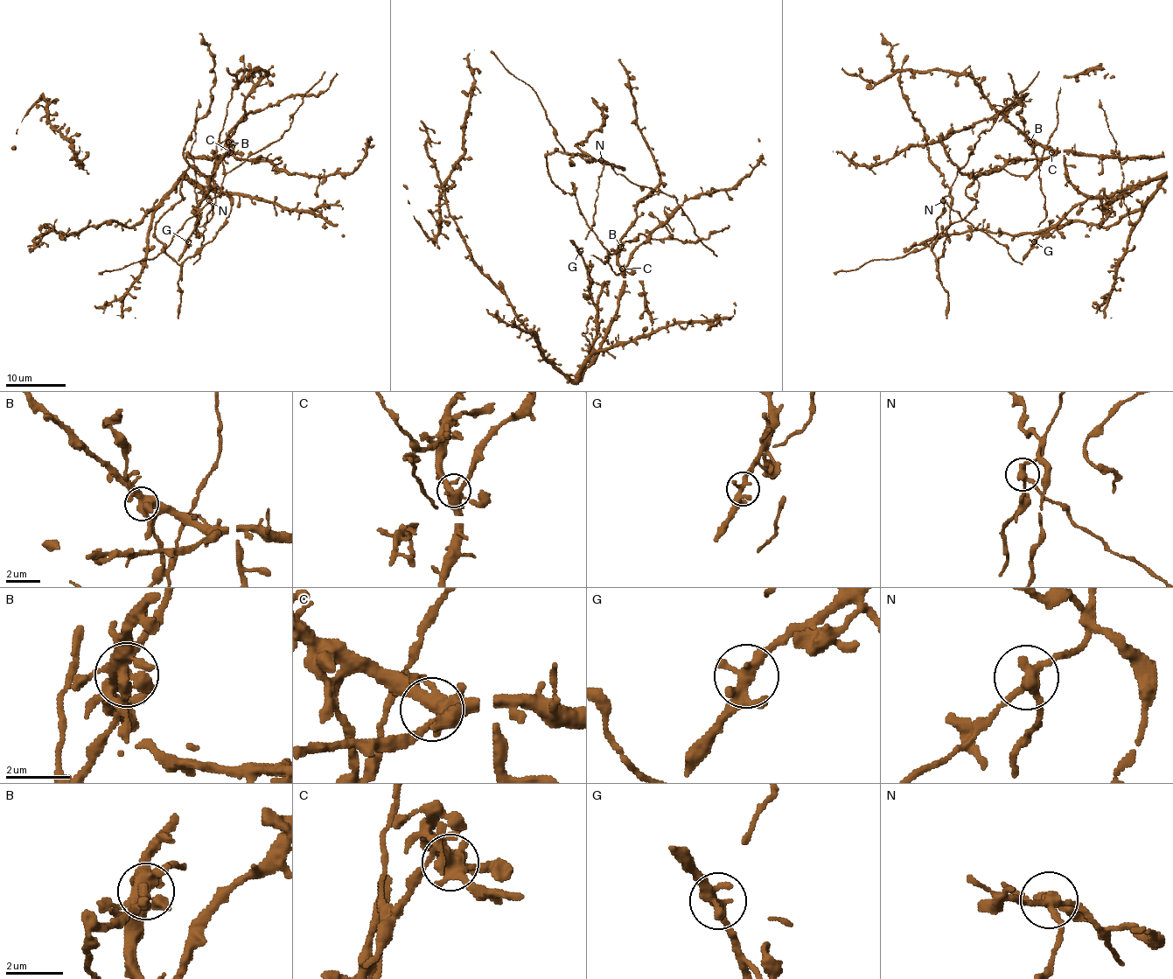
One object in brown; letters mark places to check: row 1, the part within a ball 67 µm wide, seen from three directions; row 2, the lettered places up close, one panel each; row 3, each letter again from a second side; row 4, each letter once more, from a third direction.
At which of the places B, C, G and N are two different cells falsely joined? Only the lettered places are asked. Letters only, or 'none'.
B, N

